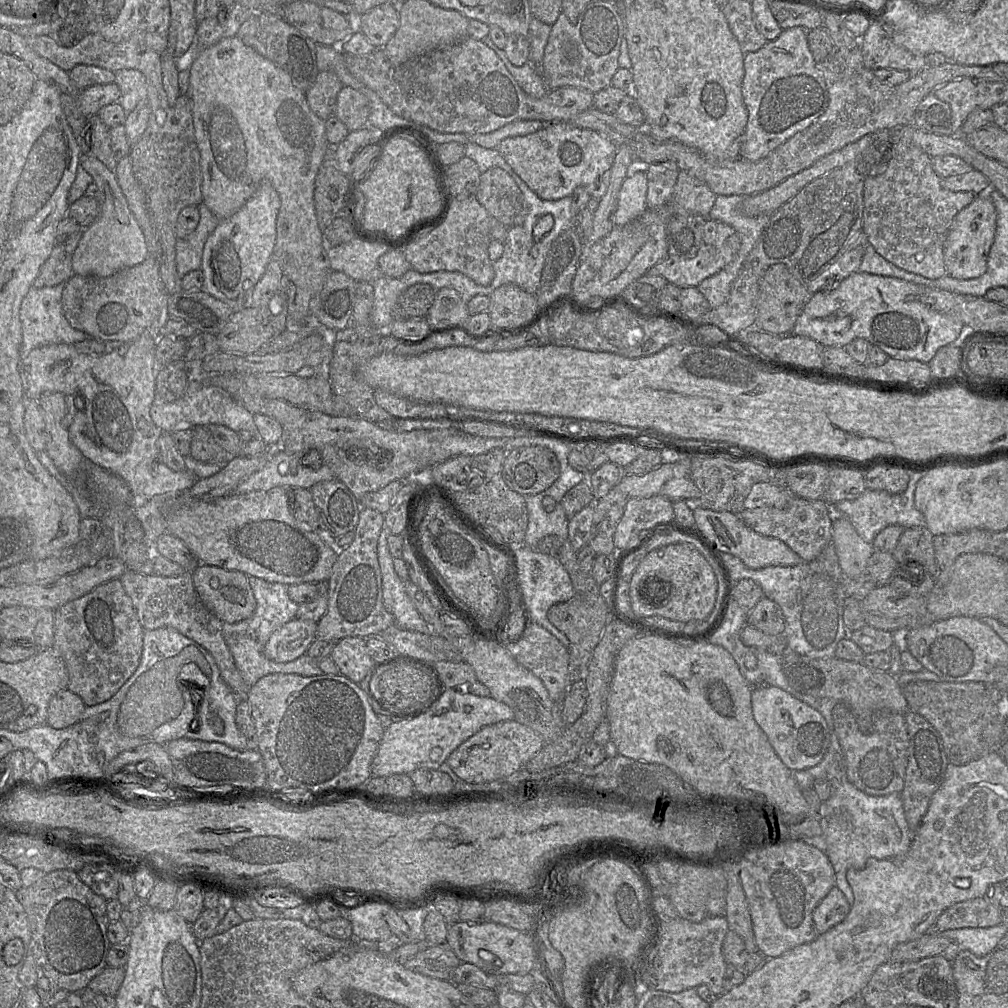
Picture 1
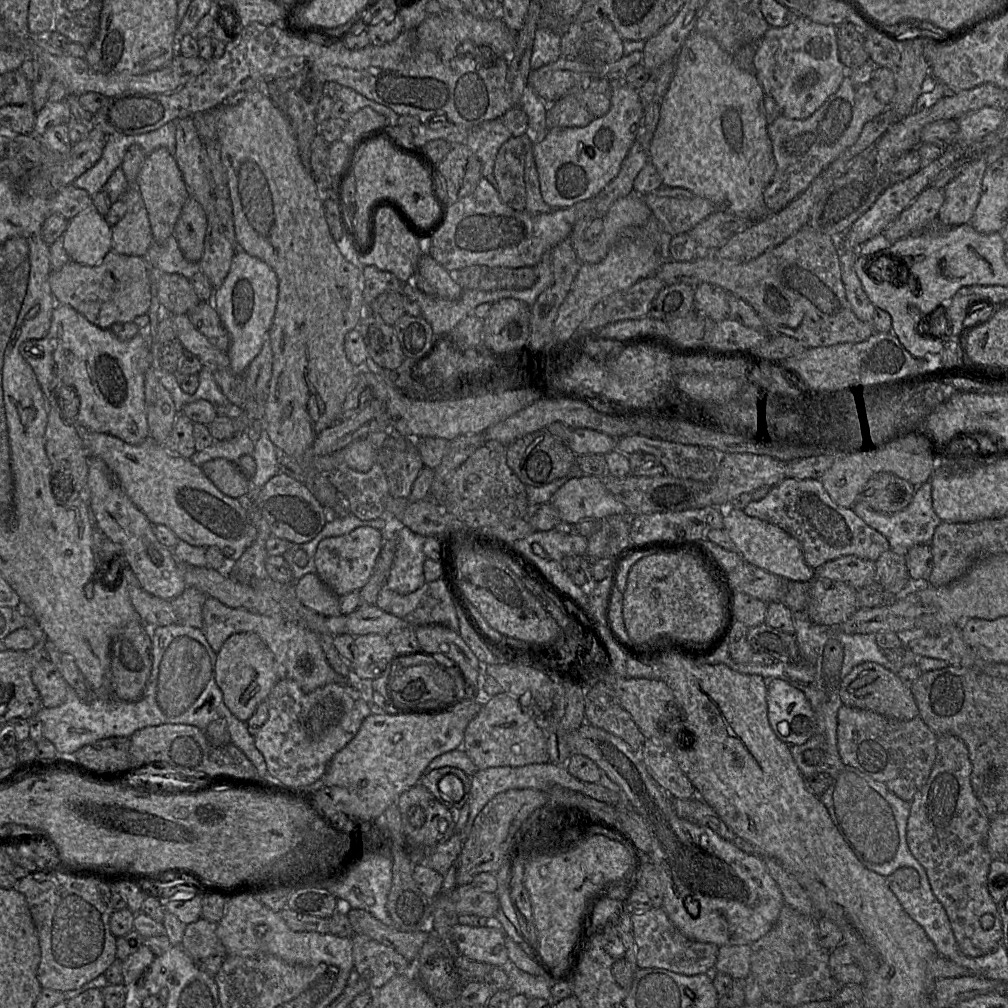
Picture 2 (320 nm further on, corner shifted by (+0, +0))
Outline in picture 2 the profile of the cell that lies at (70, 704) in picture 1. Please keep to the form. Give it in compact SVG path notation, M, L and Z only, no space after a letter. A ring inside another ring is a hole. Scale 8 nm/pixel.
M42 657L33 668L32 681L44 708L56 708L64 703L68 684L47 657Z

